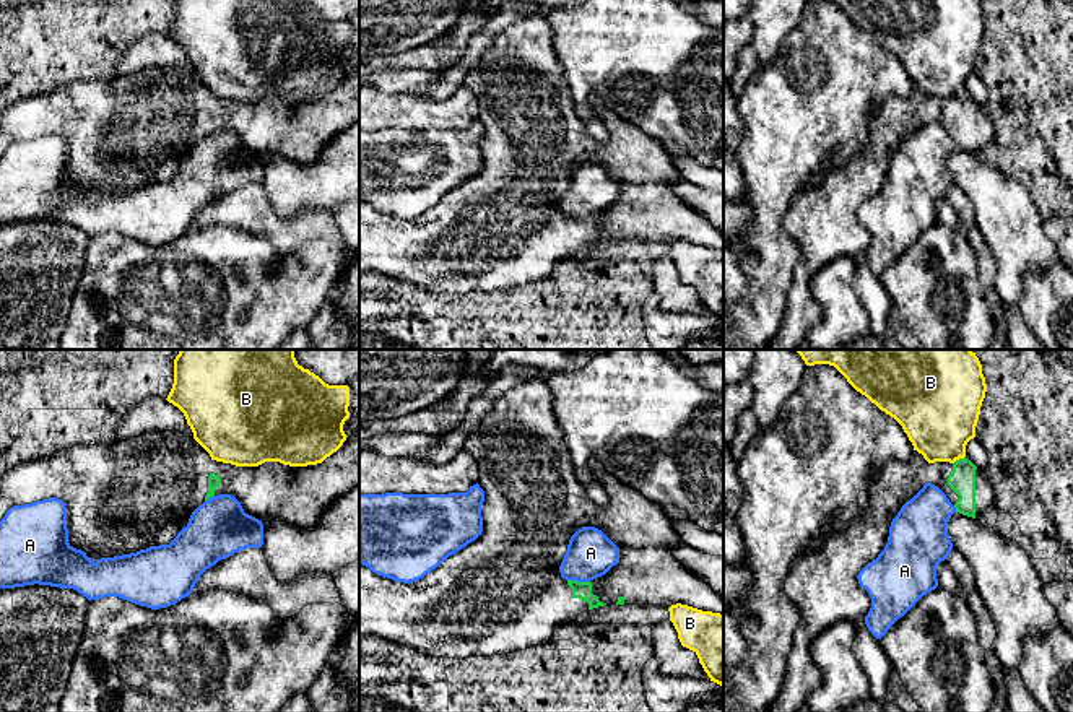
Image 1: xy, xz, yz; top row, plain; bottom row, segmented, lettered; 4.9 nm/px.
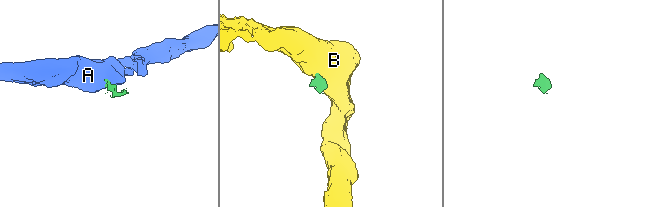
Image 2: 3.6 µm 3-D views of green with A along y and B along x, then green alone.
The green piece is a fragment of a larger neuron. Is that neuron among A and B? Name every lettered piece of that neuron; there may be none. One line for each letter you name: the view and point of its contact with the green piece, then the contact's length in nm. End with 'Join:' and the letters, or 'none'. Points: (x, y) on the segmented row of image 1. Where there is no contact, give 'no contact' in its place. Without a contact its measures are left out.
Join: none

